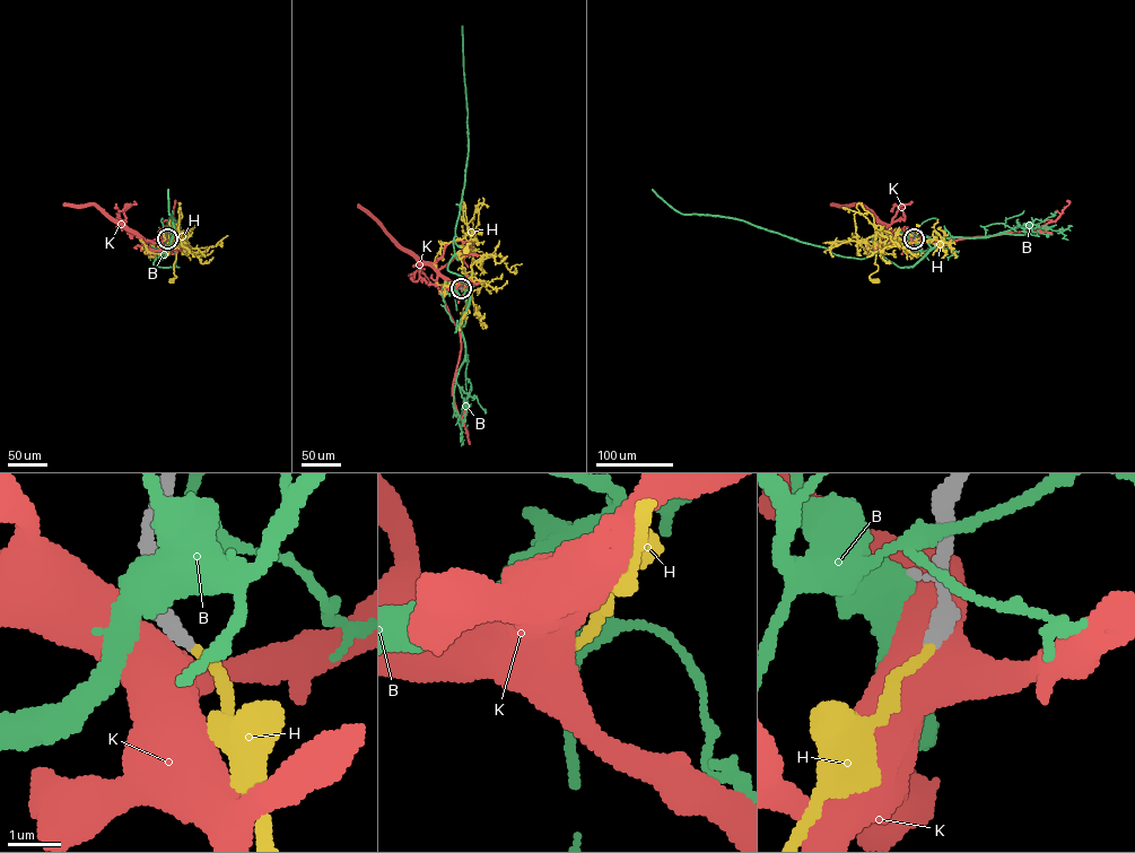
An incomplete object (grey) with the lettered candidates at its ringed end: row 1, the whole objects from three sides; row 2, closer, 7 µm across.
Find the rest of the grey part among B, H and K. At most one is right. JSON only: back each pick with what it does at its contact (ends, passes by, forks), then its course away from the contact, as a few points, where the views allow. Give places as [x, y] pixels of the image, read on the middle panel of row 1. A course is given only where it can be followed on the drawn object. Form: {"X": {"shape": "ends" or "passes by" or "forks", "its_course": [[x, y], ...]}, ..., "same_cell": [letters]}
{"H": {"shape": "ends", "its_course": [[461, 288], [472, 275], [471, 246], [468, 250], [470, 243], [465, 251]]}, "same_cell": ["H"]}

